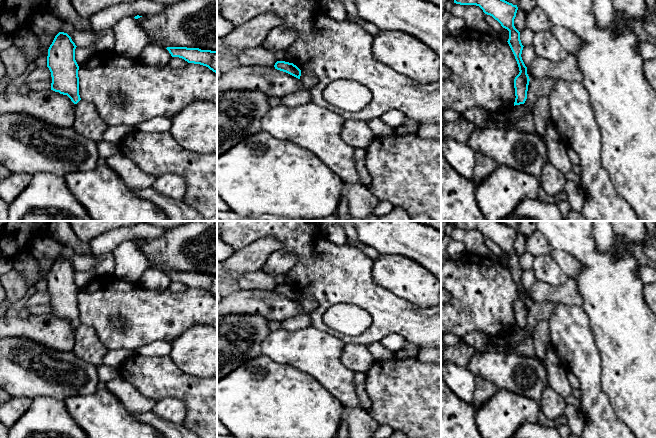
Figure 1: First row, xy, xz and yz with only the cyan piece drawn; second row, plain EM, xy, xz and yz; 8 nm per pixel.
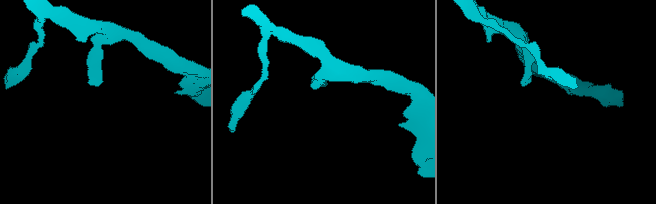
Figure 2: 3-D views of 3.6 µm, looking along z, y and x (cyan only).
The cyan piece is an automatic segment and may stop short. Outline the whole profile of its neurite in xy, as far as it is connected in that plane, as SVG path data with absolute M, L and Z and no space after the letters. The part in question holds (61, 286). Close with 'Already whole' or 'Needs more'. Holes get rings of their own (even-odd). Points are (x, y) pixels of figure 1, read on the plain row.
M59 256L50 269L47 280L47 291L52 301L51 314L67 319L74 328L81 324L76 271L67 257Z. Already whole

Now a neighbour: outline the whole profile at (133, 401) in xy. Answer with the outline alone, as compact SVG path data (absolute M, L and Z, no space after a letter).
M122 376L108 381L107 390L132 414L143 414L153 411L156 403L153 399L141 394L133 384Z

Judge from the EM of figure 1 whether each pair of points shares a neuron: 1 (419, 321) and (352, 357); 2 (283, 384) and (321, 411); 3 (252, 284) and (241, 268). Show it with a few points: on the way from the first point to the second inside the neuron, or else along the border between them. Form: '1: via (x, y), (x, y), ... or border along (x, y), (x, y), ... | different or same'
1: border along (345, 343), (365, 345) | different
2: via (292, 393), (312, 411) | same
3: border along (260, 269), (246, 272), (235, 280) | different

